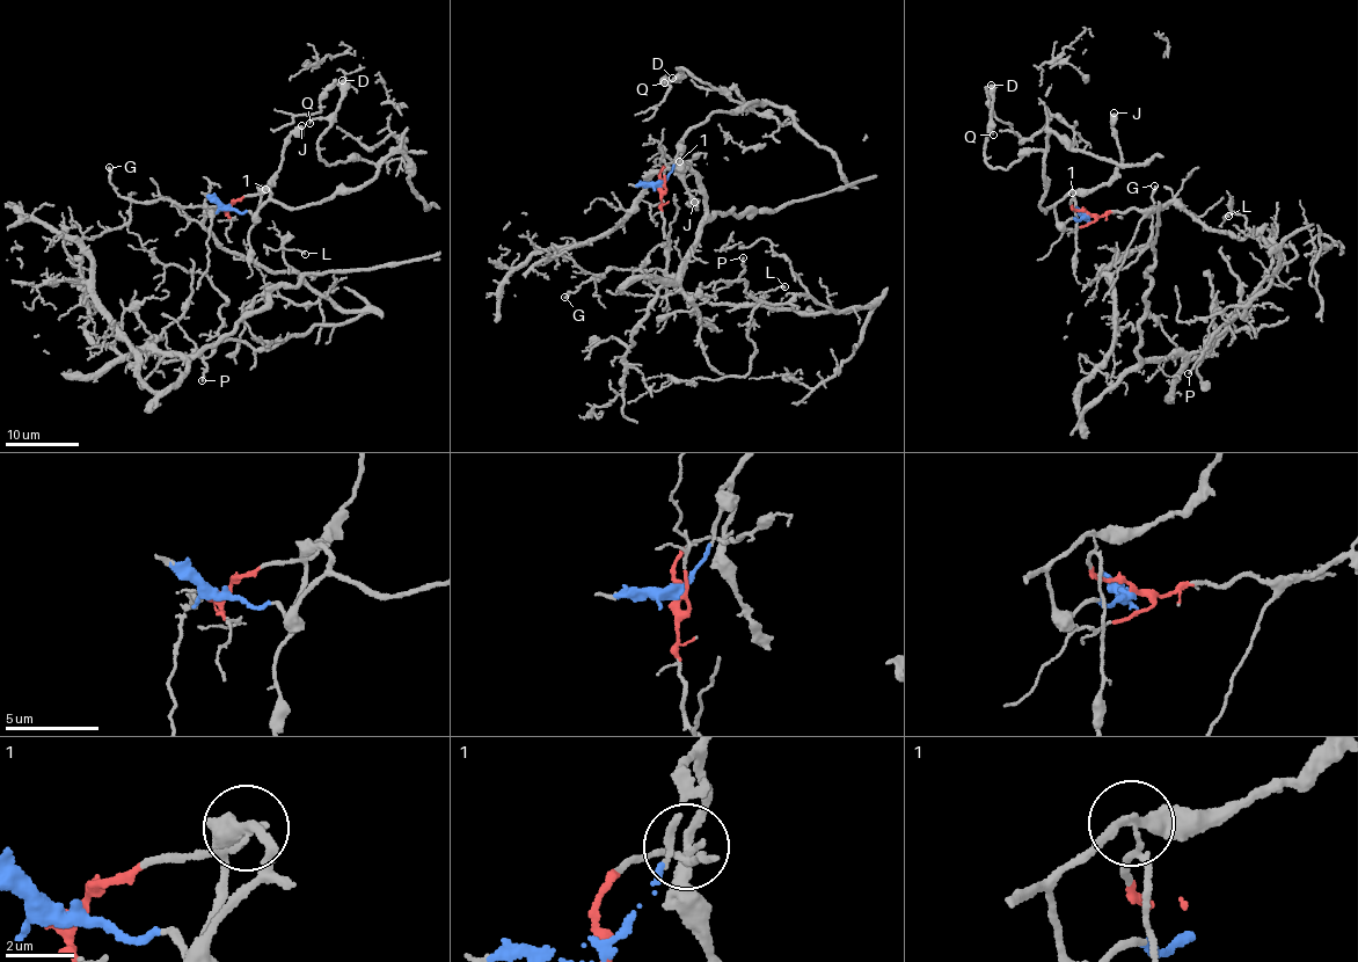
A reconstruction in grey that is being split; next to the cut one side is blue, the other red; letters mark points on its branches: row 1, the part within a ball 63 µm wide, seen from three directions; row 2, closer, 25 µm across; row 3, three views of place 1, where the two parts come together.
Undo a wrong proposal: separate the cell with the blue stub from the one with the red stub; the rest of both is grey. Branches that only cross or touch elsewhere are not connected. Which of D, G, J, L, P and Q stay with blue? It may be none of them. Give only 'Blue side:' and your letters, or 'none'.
Blue side: D, J, Q

